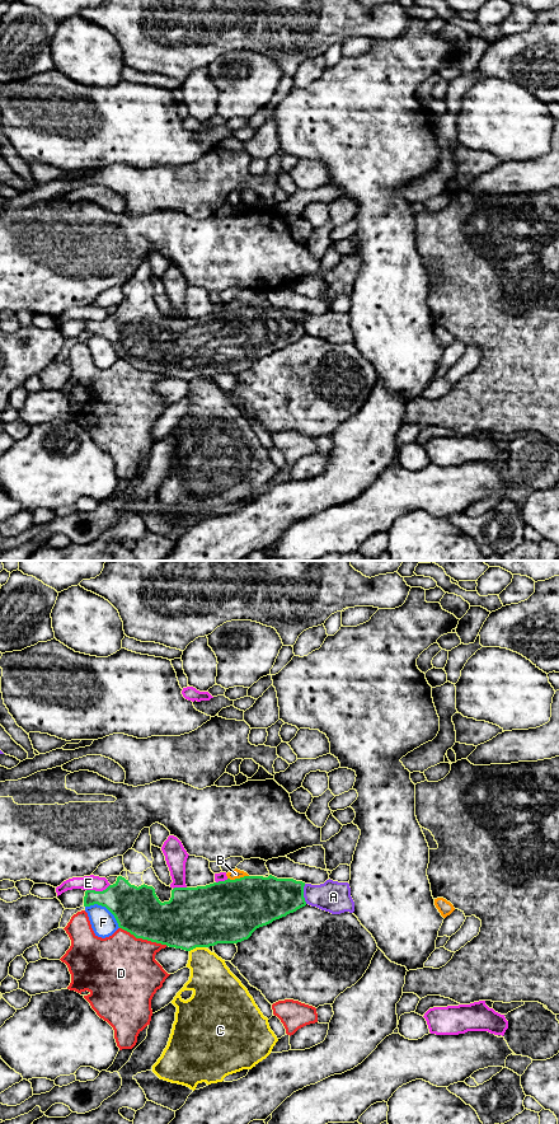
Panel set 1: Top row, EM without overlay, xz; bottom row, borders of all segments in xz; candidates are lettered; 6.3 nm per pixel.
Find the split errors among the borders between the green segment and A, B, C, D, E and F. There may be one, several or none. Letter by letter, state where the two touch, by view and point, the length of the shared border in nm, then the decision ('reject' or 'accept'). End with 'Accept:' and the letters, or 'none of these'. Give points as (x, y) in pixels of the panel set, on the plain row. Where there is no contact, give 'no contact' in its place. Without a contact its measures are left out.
A: meets green in xz at (303, 324); contact 130 nm long; reject
B: meets green in xz at (238, 309); contact 140 nm long; reject
C: meets green in xz at (197, 376); contact 110 nm long; reject
D: meets green in xz at (144, 369); contact 320 nm long; reject
E: meets green in xz at (98, 322); contact 160 nm long; reject
F: meets green in xz at (106, 337); contact 260 nm long; reject
Accept: none of these

